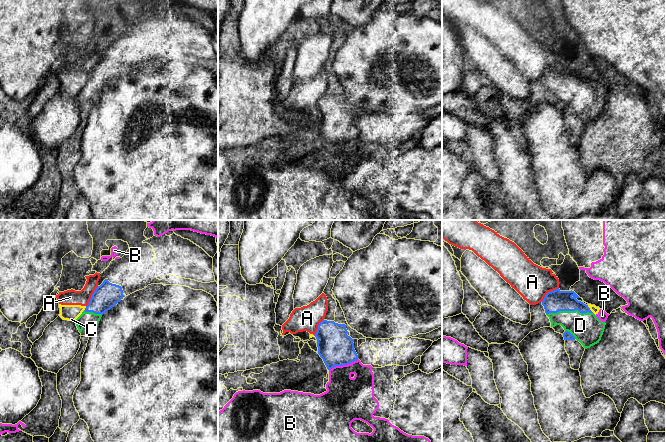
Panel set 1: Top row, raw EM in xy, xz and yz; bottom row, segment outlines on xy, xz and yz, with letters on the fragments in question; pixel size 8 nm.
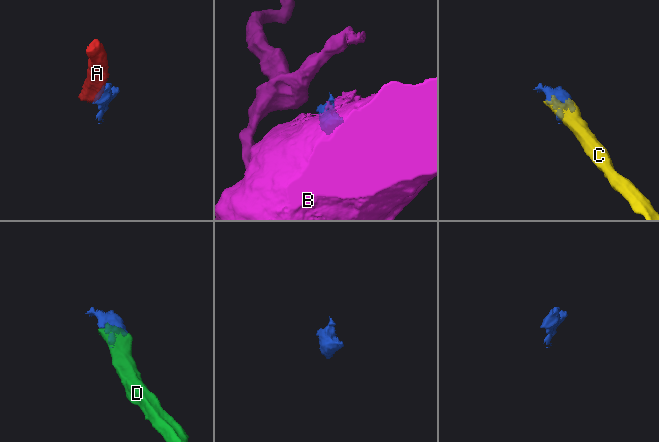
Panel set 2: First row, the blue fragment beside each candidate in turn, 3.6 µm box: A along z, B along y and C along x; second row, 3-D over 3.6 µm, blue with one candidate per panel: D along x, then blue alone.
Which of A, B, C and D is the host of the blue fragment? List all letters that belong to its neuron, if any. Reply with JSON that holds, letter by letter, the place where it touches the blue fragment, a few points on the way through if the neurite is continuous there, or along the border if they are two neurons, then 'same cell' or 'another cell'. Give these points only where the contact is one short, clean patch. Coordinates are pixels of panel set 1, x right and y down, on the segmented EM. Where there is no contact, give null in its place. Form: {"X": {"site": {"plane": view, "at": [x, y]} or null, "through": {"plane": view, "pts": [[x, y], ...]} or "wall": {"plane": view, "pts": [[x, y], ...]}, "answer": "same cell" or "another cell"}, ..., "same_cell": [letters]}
{"A": {"site": {"plane": "xy", "at": [91, 296]}, "wall": {"plane": "xy", "pts": [[98, 286], [86, 306]]}, "answer": "another cell"}, "B": {"site": {"plane": "xz", "at": [343, 364]}, "wall": {"plane": "xz", "pts": [[358, 359], [347, 364], [335, 365], [329, 370]]}, "answer": "another cell"}, "C": {"site": {"plane": "yz", "at": [589, 309]}, "answer": "another cell"}, "D": {"site": {"plane": "yz", "at": [569, 310]}, "answer": "same cell"}, "same_cell": ["D"]}

